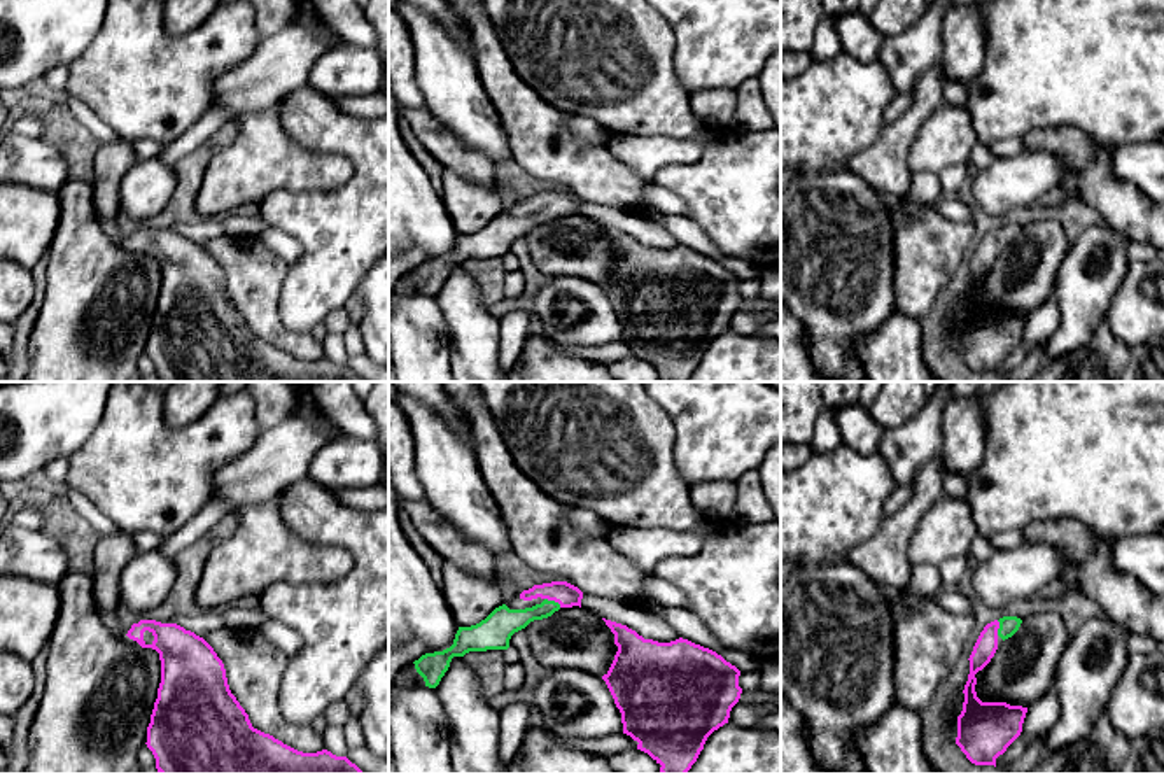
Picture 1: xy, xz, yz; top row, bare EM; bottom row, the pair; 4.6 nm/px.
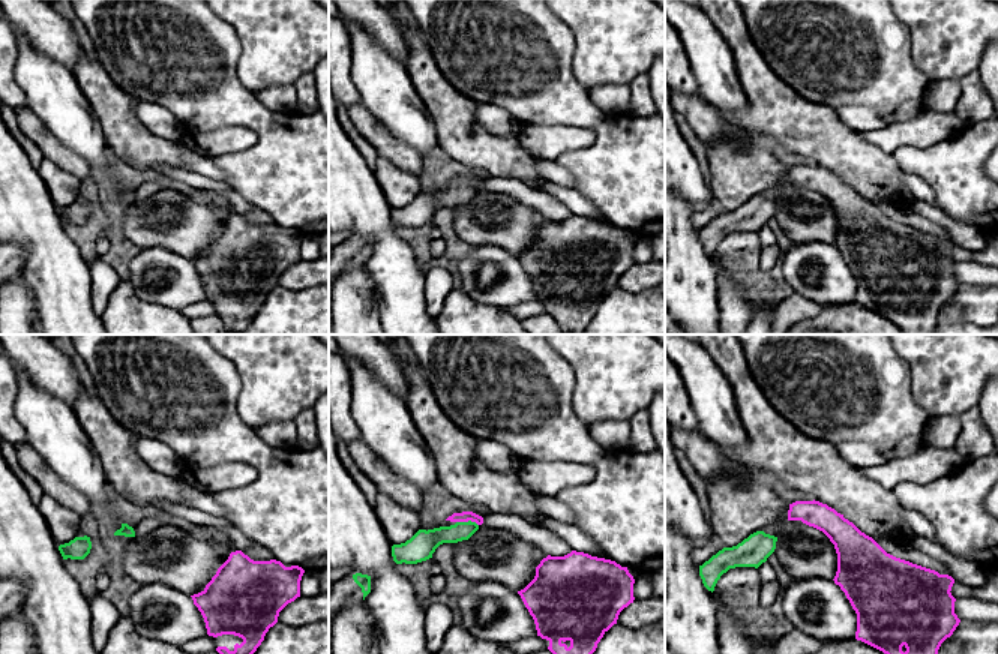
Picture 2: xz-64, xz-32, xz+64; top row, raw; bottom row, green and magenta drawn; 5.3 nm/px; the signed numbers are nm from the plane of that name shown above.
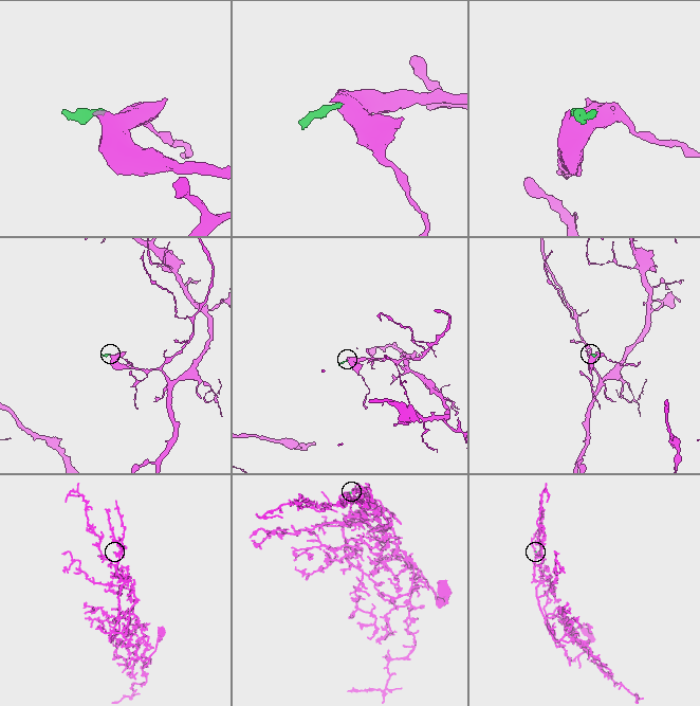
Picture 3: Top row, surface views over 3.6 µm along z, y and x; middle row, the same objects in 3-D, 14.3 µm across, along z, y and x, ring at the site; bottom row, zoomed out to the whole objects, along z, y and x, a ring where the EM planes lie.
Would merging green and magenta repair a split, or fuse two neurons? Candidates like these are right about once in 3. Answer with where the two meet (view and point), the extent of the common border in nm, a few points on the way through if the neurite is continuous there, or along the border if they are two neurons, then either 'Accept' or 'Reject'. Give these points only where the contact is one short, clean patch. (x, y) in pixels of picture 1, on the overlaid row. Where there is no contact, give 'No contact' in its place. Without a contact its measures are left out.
Touches green at xz (553, 601). Shared border 90 nm. Path across: xz (504, 622), (541, 612), (553, 601), (562, 592). Accept

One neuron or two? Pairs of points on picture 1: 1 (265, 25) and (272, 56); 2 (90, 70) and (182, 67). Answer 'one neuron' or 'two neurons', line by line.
1: two neurons
2: one neuron

